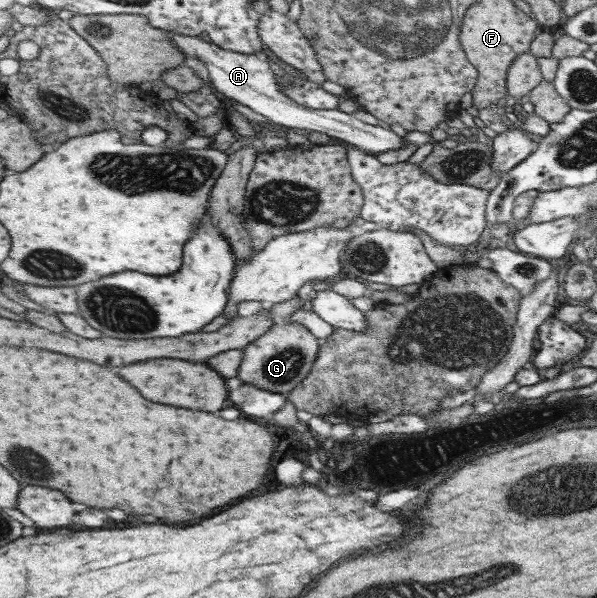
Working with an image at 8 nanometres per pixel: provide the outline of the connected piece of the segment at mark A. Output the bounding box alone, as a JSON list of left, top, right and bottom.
[169,32,425,154]

